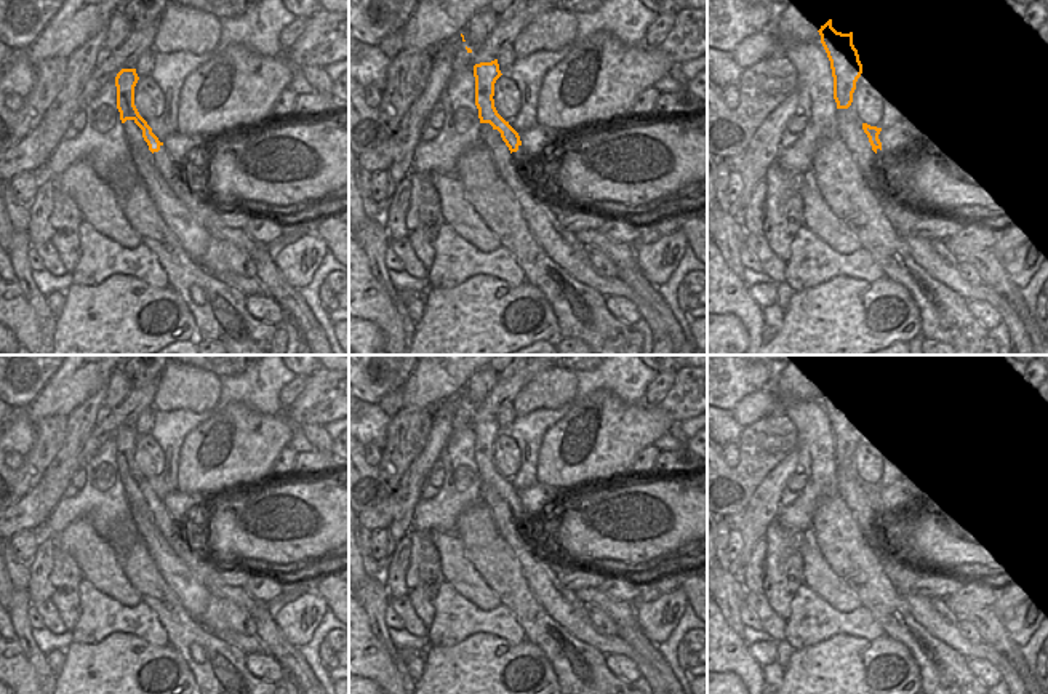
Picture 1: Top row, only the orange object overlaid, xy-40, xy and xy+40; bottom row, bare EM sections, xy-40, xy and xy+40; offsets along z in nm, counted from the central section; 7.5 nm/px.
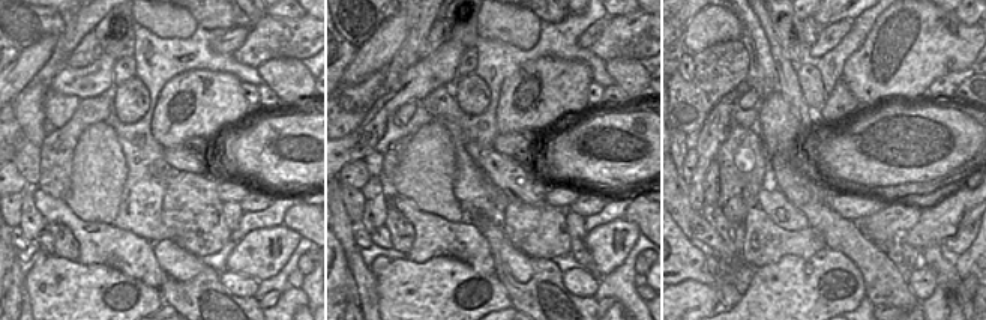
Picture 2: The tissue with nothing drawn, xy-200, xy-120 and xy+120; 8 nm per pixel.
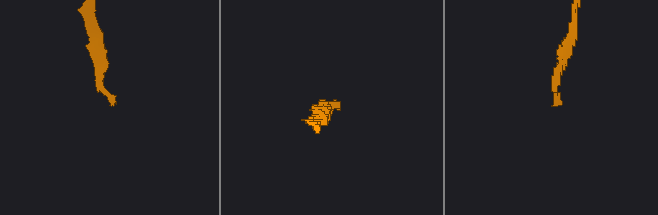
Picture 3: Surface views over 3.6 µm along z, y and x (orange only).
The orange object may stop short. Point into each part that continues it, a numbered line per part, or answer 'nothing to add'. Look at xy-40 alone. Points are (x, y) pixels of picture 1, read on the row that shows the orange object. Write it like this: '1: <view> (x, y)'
1: xy-40 (205, 213)

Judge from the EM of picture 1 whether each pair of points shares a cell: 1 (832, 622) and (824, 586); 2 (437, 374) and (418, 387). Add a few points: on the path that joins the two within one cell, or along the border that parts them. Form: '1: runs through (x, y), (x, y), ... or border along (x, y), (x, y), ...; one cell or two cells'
1: border along (804, 584), (840, 611), (853, 611), (861, 605); two cells
2: runs through (432, 379), (423, 387); one cell

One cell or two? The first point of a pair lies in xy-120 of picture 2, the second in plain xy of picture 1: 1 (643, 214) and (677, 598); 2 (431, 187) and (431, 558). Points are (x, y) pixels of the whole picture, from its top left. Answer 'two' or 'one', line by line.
1: two
2: two

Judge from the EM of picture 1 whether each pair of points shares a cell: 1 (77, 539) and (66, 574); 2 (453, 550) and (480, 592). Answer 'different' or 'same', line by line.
1: different
2: same

